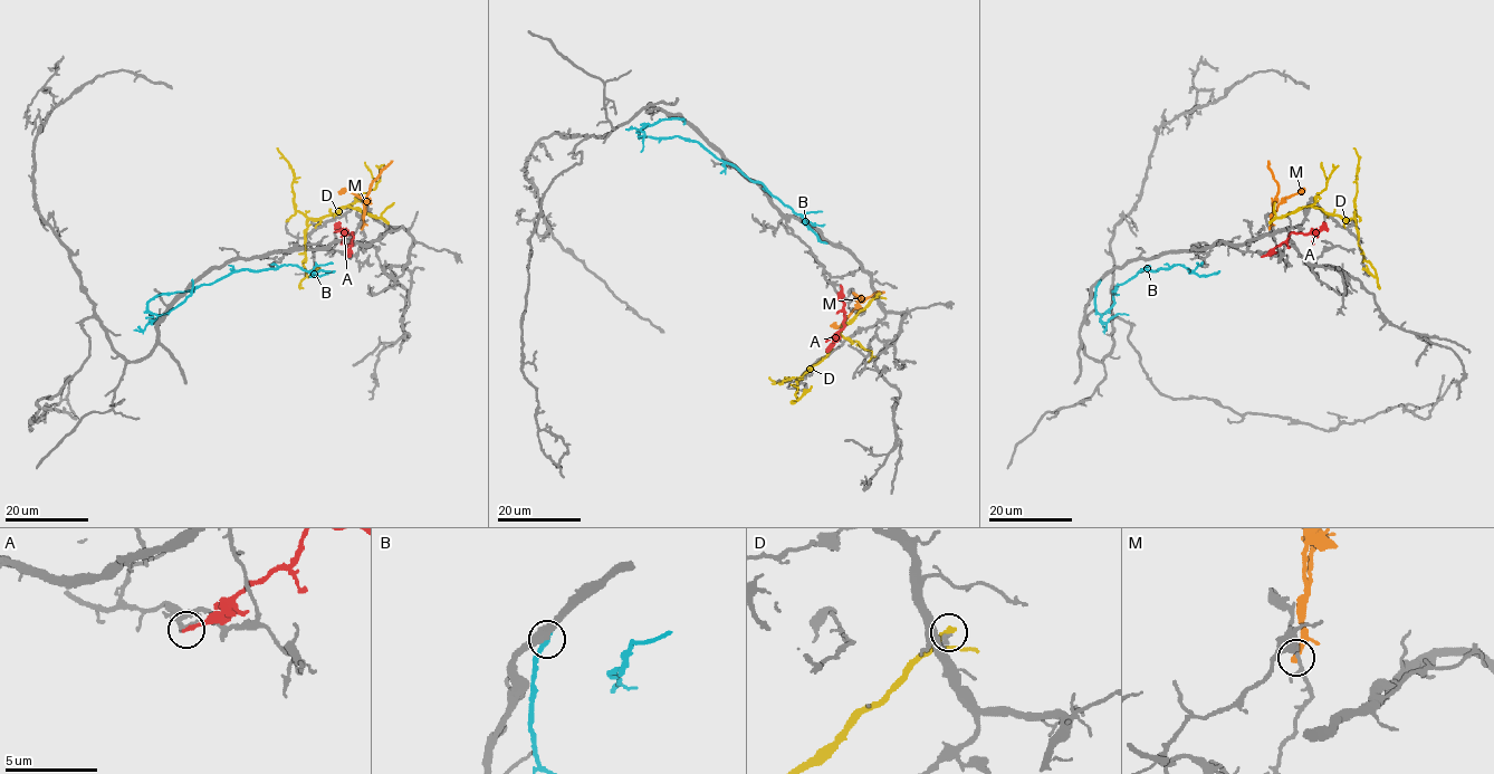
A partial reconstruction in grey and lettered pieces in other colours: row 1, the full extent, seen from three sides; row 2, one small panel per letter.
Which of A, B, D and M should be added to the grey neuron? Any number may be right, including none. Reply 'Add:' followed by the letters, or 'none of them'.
Add: none of them

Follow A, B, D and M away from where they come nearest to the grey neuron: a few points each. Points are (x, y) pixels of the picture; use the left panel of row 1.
A: (348, 256), (352, 233), (334, 229)
B: (192, 283), (191, 294), (165, 314), (147, 309), (157, 296), (241, 269), (334, 270)
D: (386, 221), (351, 207), (343, 207), (337, 213), (318, 218), (305, 217), (295, 208), (294, 172), (278, 149)
M: (362, 228), (364, 201), (370, 184), (392, 161)

